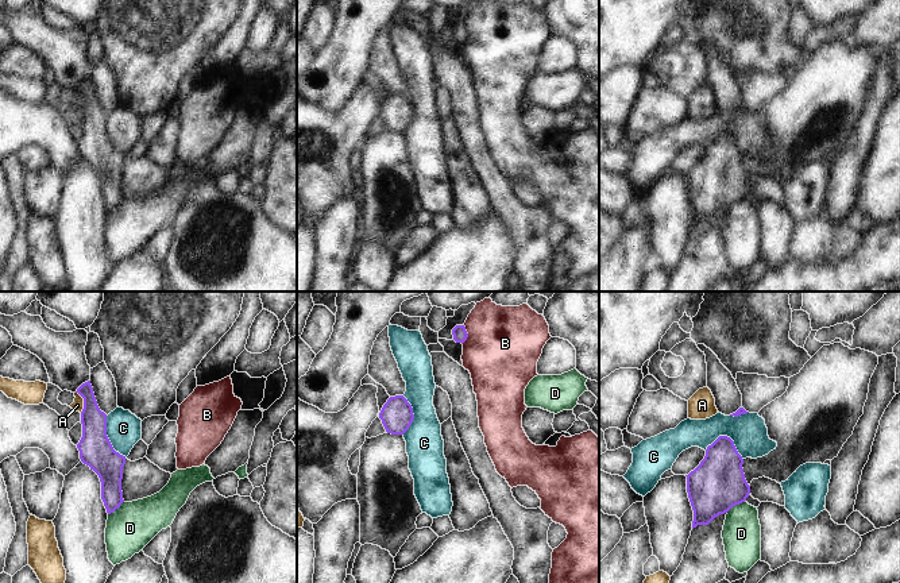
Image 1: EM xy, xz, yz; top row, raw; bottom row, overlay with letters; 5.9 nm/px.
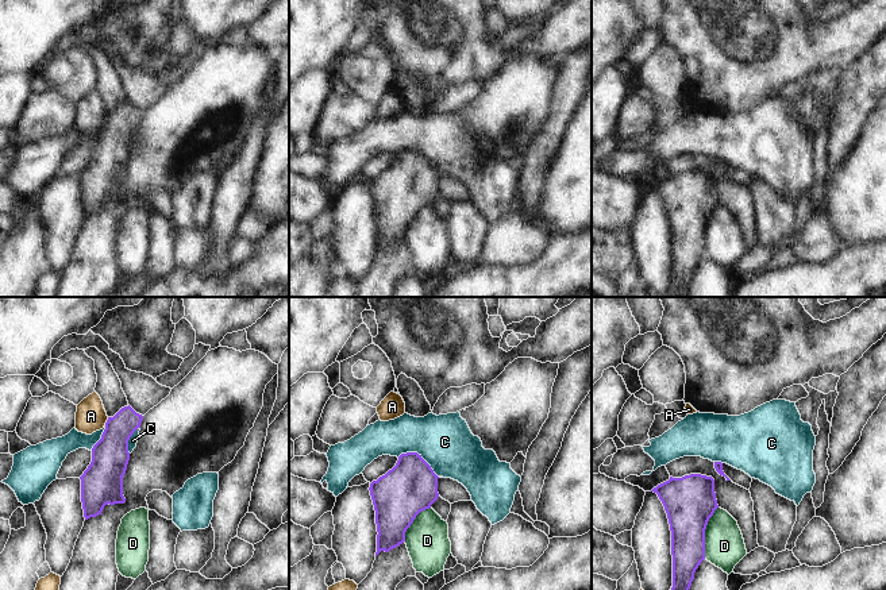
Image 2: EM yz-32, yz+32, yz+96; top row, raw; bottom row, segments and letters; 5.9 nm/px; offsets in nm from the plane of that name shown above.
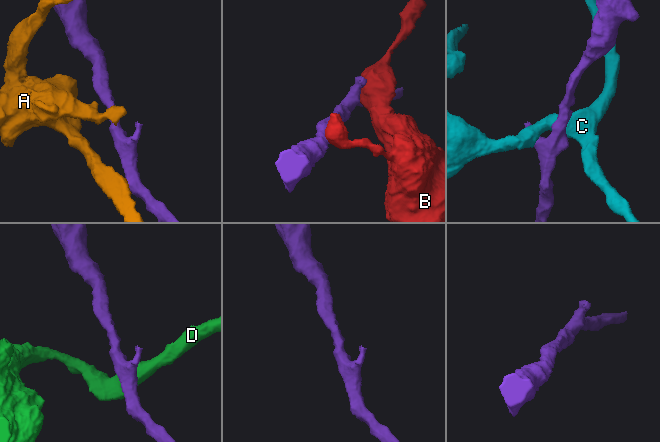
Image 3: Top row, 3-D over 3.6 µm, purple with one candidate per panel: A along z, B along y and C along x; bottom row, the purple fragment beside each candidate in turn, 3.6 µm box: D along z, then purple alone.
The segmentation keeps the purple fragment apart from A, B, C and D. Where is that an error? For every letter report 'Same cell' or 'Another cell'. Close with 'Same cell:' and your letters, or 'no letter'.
A: Another cell
B: Another cell
C: Another cell
D: Another cell
Same cell: no letter.

